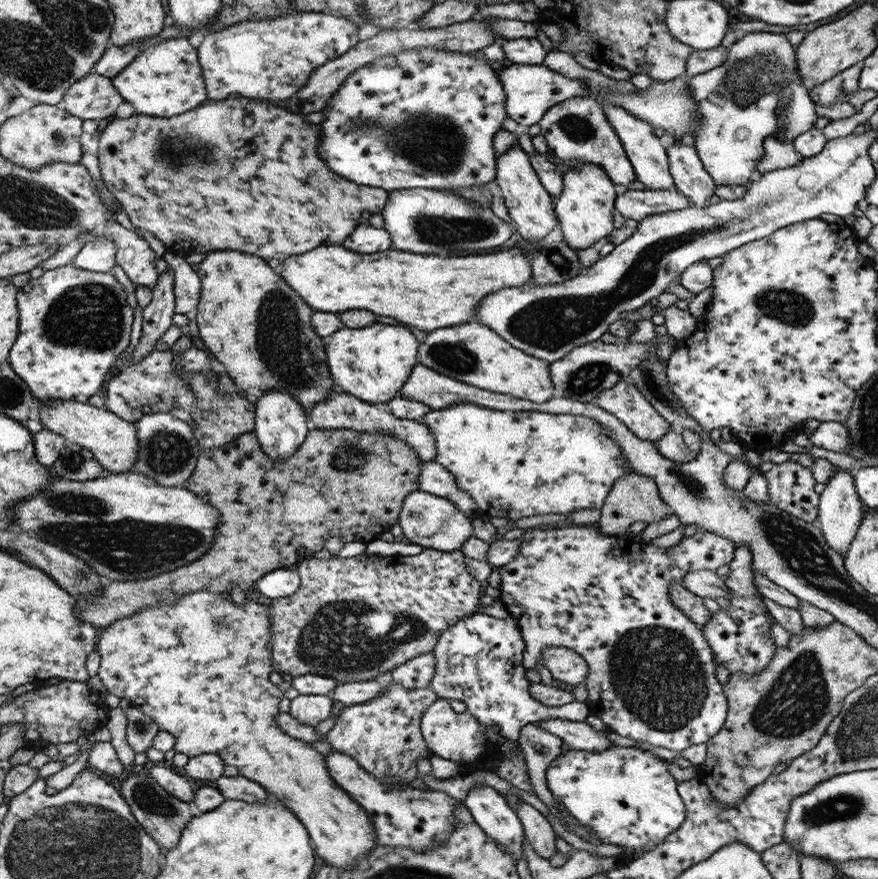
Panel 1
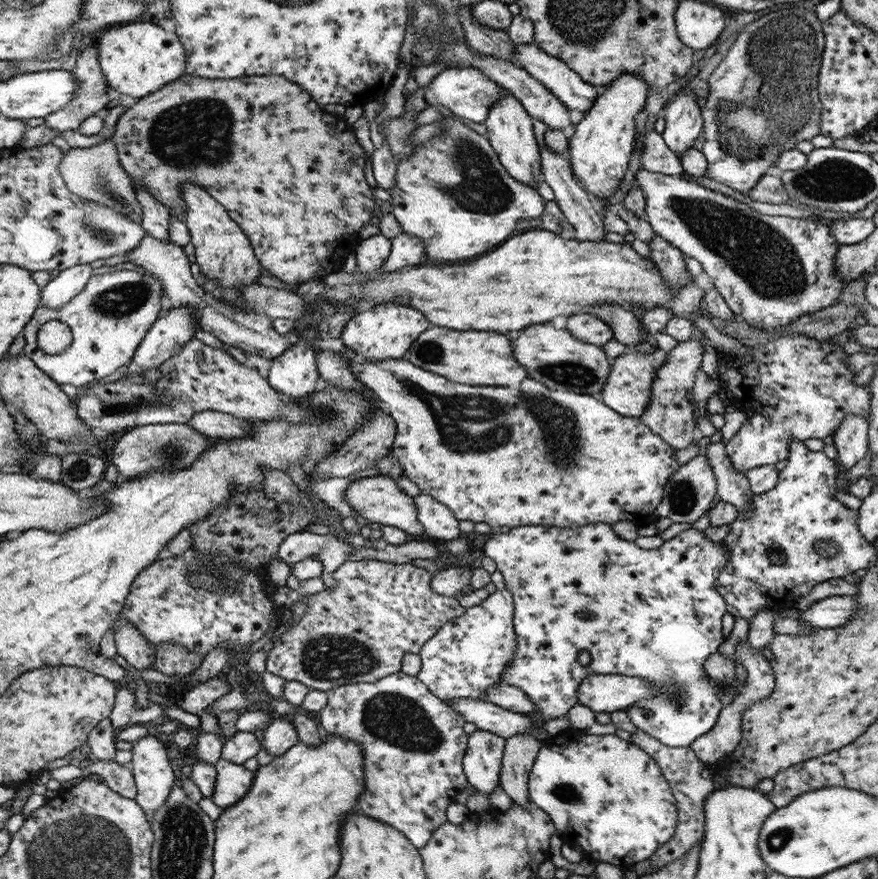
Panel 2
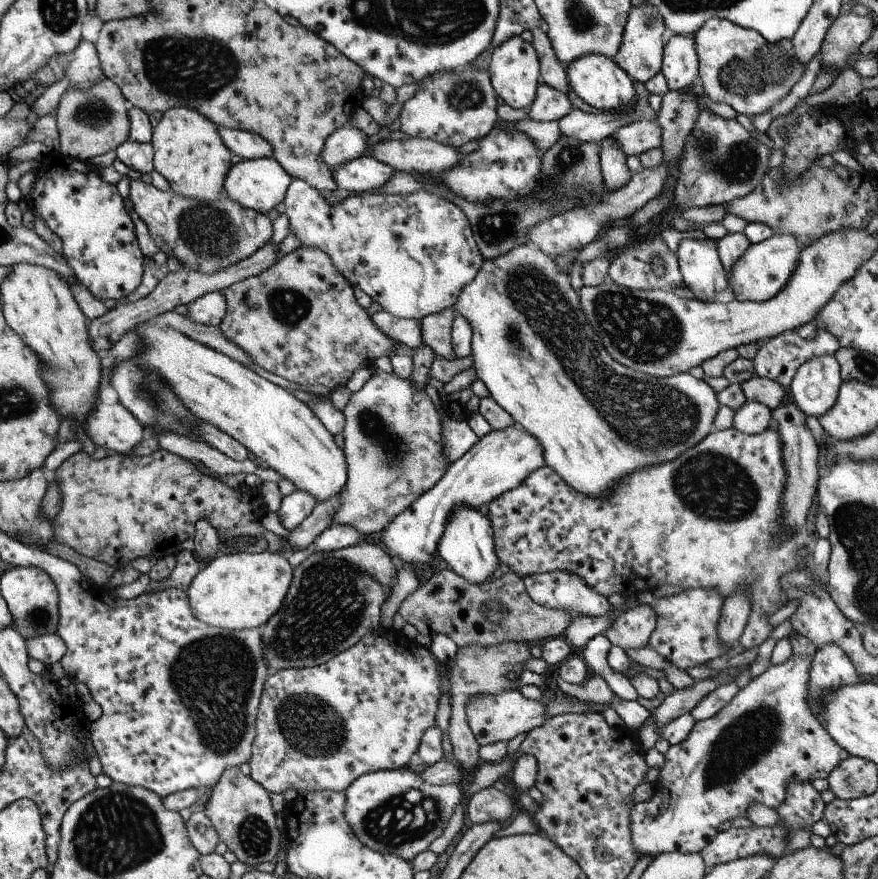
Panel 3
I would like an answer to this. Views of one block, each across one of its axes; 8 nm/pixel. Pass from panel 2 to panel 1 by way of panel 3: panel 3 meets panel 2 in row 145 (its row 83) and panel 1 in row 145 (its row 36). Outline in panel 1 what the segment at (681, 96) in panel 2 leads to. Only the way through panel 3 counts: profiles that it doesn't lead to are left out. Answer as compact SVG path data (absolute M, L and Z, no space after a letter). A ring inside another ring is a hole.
M674 141L667 153L675 186L689 200L689 206L704 208L712 204L709 200L715 195L715 182L706 172L694 145Z

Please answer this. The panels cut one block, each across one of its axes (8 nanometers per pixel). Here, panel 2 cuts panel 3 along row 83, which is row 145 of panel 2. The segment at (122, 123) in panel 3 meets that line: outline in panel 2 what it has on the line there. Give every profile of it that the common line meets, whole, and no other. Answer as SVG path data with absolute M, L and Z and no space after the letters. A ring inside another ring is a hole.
M112 137L90 148L66 150L65 158L61 160L60 171L65 183L78 196L113 208L135 223L142 221L145 210L137 199L133 178L121 164L117 145Z

